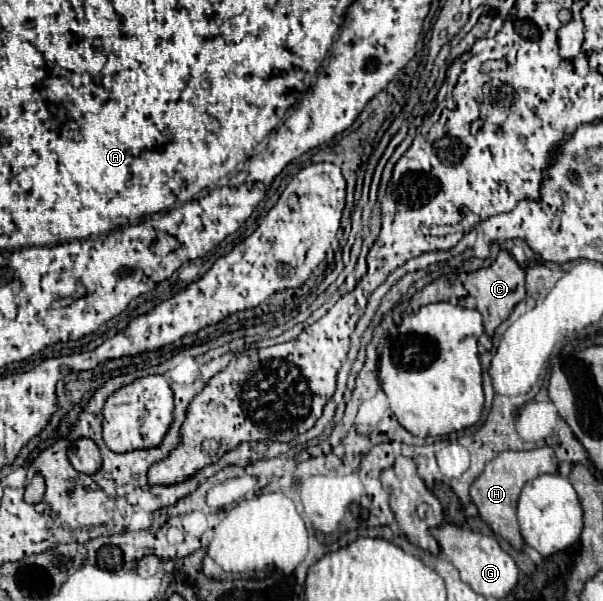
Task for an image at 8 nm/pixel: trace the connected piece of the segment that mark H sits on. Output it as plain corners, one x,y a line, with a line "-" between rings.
551,446
535,448
529,452
501,452
483,470
483,474
471,486
471,500
479,508
479,516
489,524
493,534
505,538
515,550
523,550
523,538
517,524
517,500
525,482
537,478
539,474
557,474
557,462

